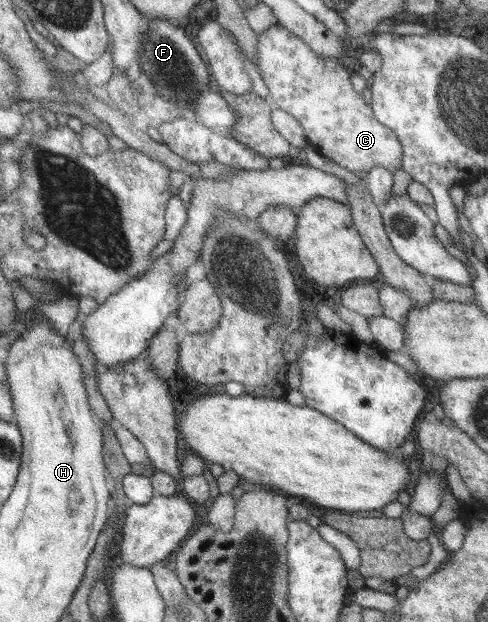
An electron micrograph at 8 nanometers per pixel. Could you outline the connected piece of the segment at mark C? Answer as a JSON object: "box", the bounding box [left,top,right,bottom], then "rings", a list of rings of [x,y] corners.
{"box":[256,23,402,176],"rings":[[[279,23],[257,35],[256,65],[269,89],[269,100],[274,107],[298,120],[310,145],[315,146],[322,156],[327,156],[357,176],[366,176],[371,168],[376,167],[386,168],[393,173],[401,168],[402,145],[392,130],[376,120],[371,104],[366,102],[362,94],[354,91],[350,70],[339,64],[339,60],[318,56],[305,40],[293,35]]]}

